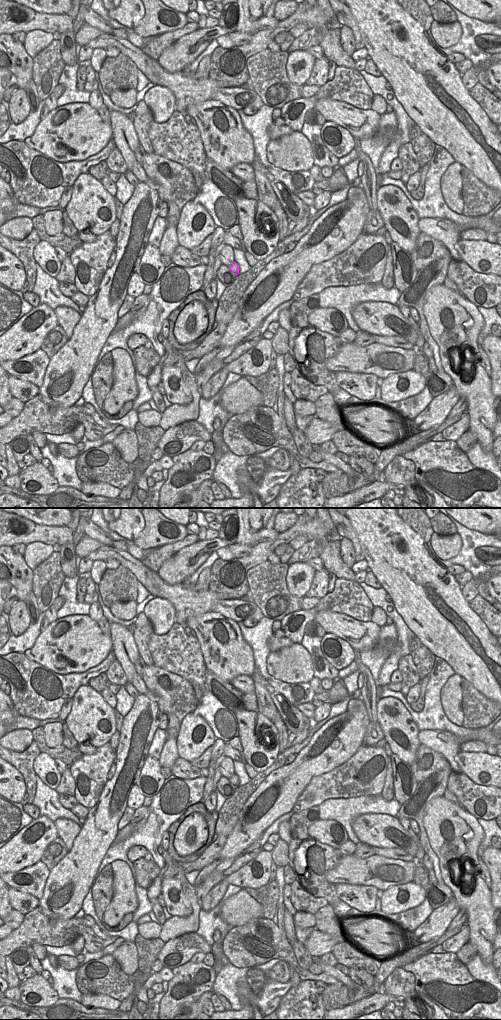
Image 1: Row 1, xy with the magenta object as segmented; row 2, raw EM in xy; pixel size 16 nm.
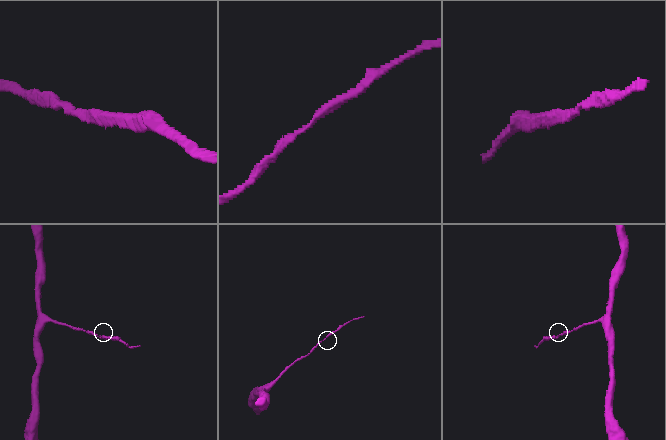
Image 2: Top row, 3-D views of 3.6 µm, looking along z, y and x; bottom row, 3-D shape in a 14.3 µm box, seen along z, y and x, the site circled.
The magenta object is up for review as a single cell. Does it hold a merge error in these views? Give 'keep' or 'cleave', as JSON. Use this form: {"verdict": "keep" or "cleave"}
{"verdict": "keep"}

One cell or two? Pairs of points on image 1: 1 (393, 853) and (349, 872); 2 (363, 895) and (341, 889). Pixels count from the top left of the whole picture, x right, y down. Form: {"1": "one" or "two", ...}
{"1": "two", "2": "one"}

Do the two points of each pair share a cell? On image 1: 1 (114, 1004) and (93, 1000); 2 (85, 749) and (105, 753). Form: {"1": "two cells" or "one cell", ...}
{"1": "one cell", "2": "two cells"}

